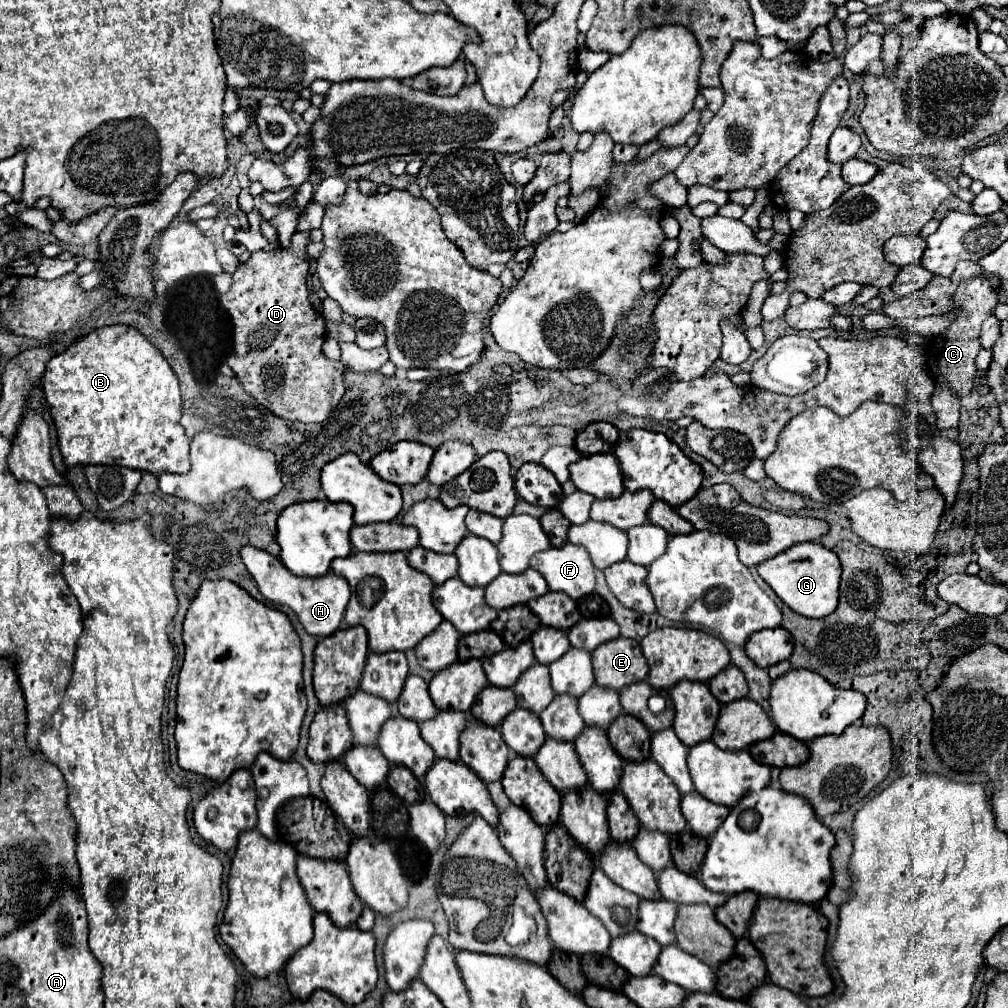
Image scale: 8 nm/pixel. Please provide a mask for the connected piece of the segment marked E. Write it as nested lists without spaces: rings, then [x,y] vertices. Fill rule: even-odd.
[[[615,638],[591,652],[595,684],[621,692],[625,686],[647,678],[649,666],[635,640]]]

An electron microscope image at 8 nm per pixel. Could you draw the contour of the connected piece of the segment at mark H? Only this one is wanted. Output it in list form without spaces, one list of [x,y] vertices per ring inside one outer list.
[[[243,546],[241,548],[241,558],[243,558],[243,564],[247,566],[247,570],[251,572],[251,576],[255,578],[261,594],[273,604],[289,606],[297,614],[299,622],[303,624],[303,628],[311,636],[327,638],[341,628],[343,614],[345,614],[345,608],[349,604],[349,598],[351,598],[351,588],[349,588],[345,578],[337,576],[335,572],[327,572],[325,576],[319,576],[317,580],[293,576],[281,564],[281,560],[277,556],[271,556],[265,550],[259,550],[259,548],[253,548],[253,546]]]

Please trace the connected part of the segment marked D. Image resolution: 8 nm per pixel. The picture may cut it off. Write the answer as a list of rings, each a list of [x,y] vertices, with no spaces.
[[[295,232],[289,250],[251,254],[245,264],[237,266],[233,284],[221,298],[233,322],[229,368],[261,406],[291,422],[323,422],[345,392],[341,362],[325,358],[321,352],[325,320],[313,310],[307,294],[307,244],[309,234]]]

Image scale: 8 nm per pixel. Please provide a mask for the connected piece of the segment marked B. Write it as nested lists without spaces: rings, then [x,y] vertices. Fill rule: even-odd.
[[[123,324],[105,326],[73,342],[63,354],[49,360],[41,386],[57,428],[59,450],[63,452],[63,462],[67,466],[127,466],[155,476],[161,472],[185,474],[189,470],[189,441],[192,438],[185,436],[181,422],[183,396],[179,394],[177,376],[161,352],[135,328]]]

